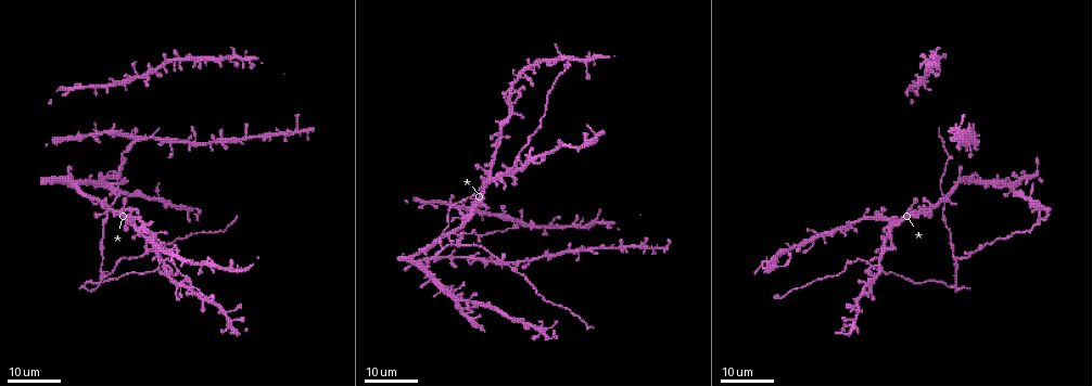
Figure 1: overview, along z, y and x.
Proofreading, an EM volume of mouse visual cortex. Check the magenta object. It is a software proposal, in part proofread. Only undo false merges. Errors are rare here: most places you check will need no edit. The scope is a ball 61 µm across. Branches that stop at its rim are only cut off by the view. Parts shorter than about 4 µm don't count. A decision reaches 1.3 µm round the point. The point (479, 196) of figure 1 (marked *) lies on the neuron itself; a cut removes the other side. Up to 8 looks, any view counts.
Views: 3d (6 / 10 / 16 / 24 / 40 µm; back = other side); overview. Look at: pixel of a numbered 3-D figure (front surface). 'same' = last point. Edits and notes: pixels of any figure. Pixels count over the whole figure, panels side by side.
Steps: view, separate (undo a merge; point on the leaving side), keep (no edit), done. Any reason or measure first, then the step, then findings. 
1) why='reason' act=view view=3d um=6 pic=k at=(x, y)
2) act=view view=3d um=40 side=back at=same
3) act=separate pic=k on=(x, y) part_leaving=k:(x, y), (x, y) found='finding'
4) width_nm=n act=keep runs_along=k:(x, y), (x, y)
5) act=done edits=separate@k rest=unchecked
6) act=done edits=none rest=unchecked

act=view view=3d um=24 pic=1 at=(67, 178)

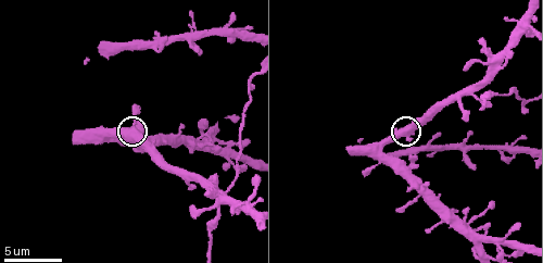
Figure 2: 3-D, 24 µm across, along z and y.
why='closer look' act=view view=3d um=6 pic=2 at=(134, 129)

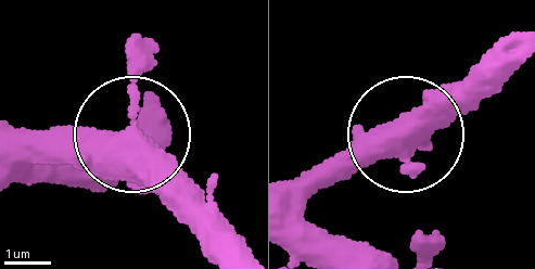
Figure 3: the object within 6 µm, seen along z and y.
width_nm=470 act=keep runs_along=3:(241, 241), (137, 139), (24, 128) found='one neuron here'

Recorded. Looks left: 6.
why='two arms in line, one across' act=view view=3d um=16 pic=1 at=(248, 138)

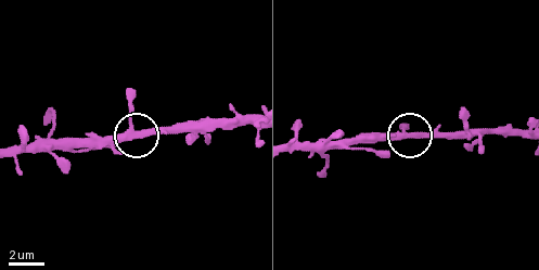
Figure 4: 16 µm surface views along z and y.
why='zoom in' act=view view=3d um=10 pic=4 at=(131, 132)

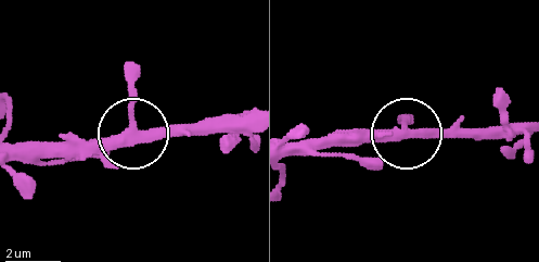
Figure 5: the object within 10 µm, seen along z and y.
arms=3 act=keep runs_along=5:(15, 154), (127, 138), (135, 126), (135, 65) found='all the same neuron'

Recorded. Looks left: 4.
why='arms part here' act=view view=3d um=24 pic=1 at=(868, 263)

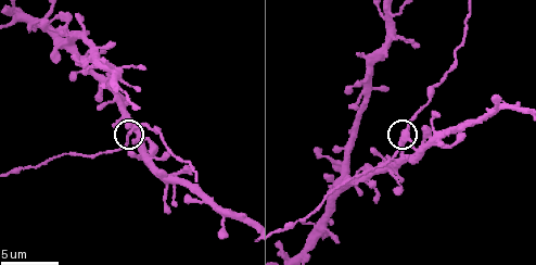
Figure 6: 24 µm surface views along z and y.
why='zoom in' act=view view=3d um=6 pic=6 at=(128, 133)

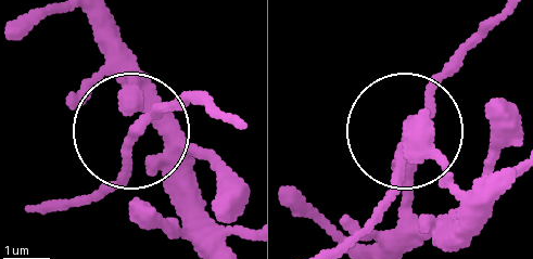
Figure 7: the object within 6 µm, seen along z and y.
act=view view=3d um=6 side=back pic=7 at=(138, 130)

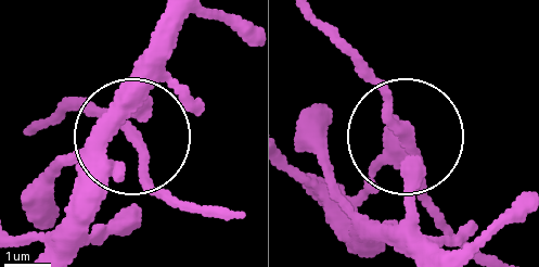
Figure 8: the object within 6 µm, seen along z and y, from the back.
side_arm_um=25 arms=3 act=keep found='one neuron here'

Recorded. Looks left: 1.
act=done edits=none rest=unchecked

